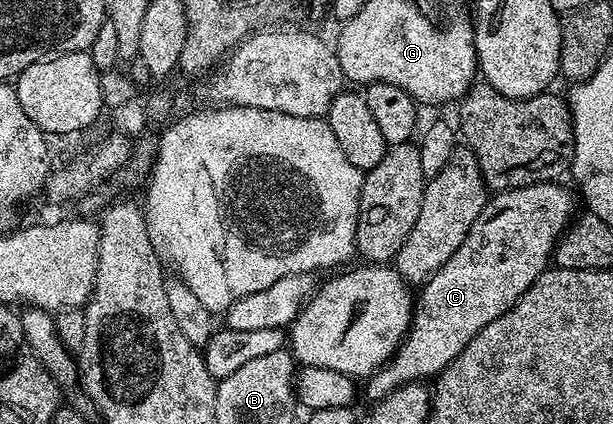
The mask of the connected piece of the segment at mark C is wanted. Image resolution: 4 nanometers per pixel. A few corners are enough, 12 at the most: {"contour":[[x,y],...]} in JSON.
{"contour":[[552,181],[488,198],[366,380],[438,376],[548,270],[573,219]]}

